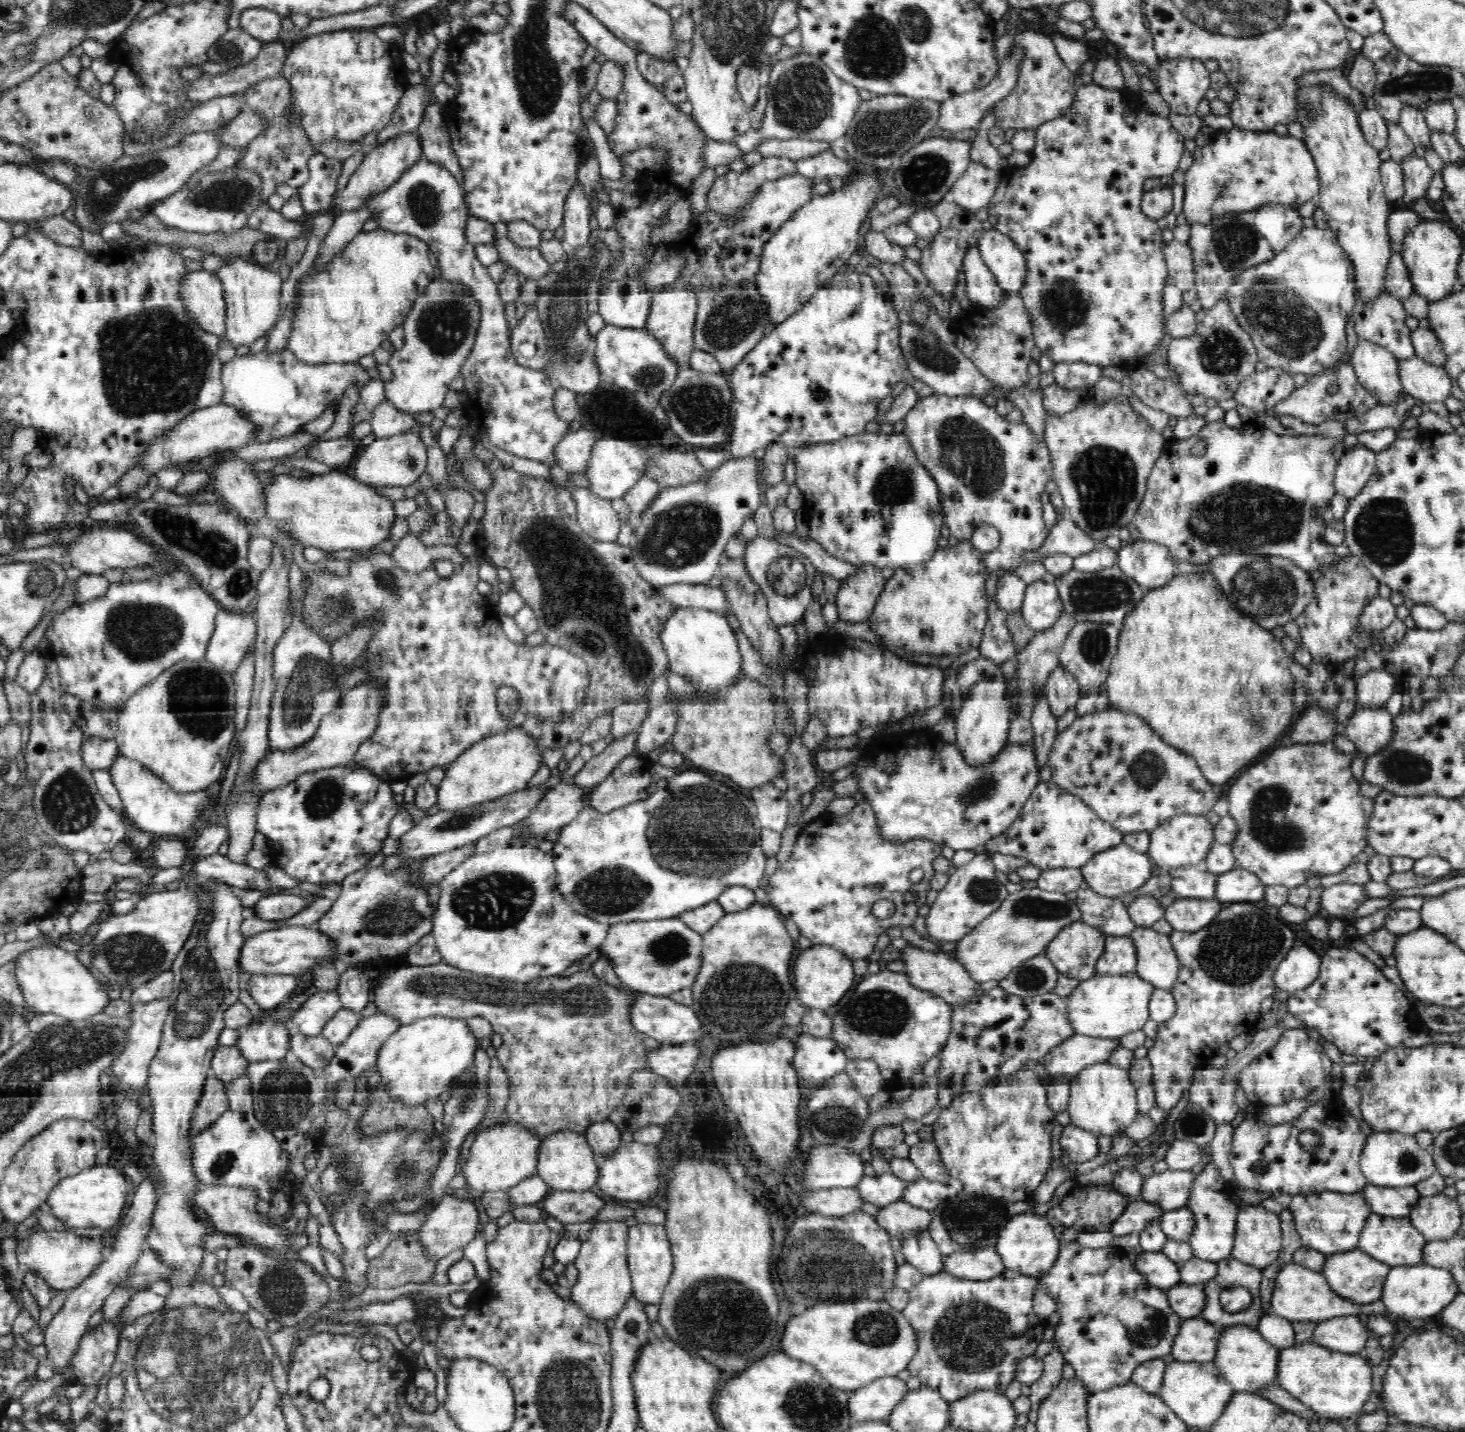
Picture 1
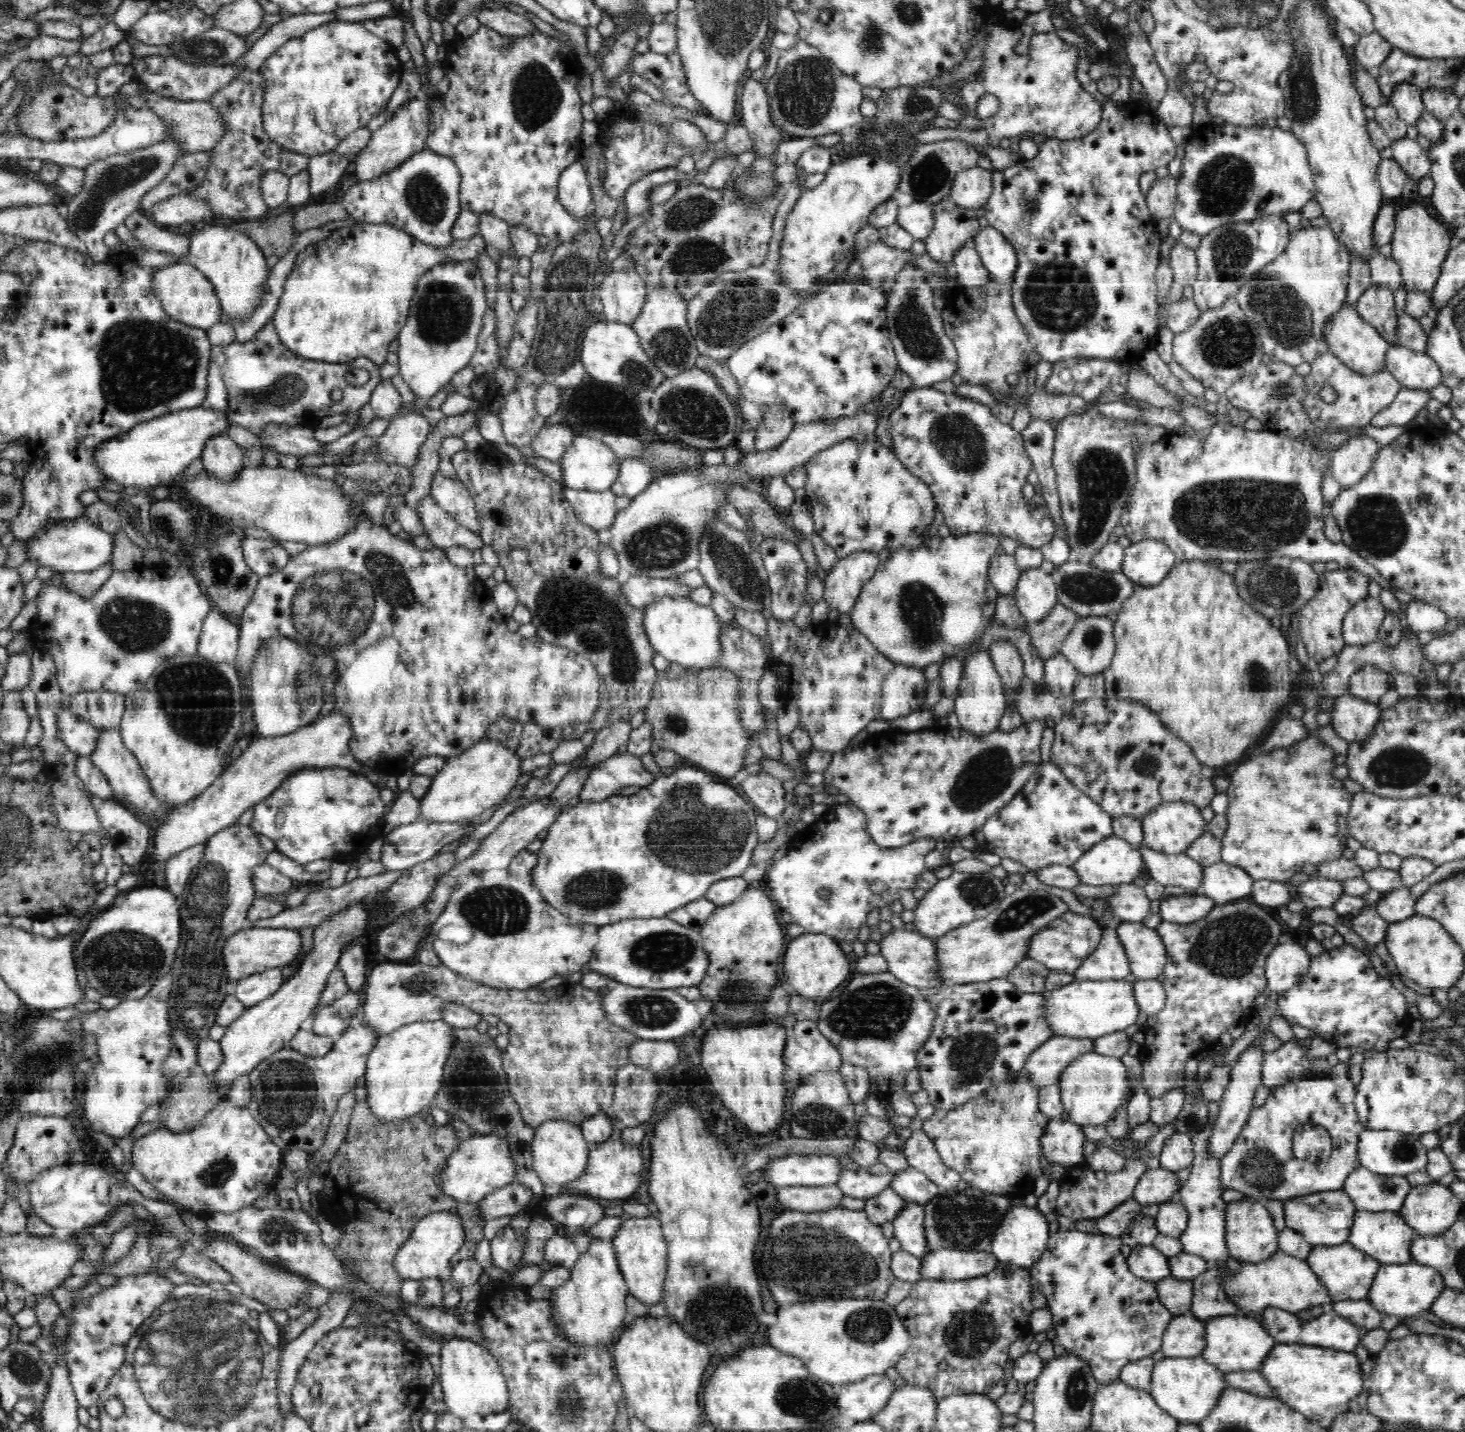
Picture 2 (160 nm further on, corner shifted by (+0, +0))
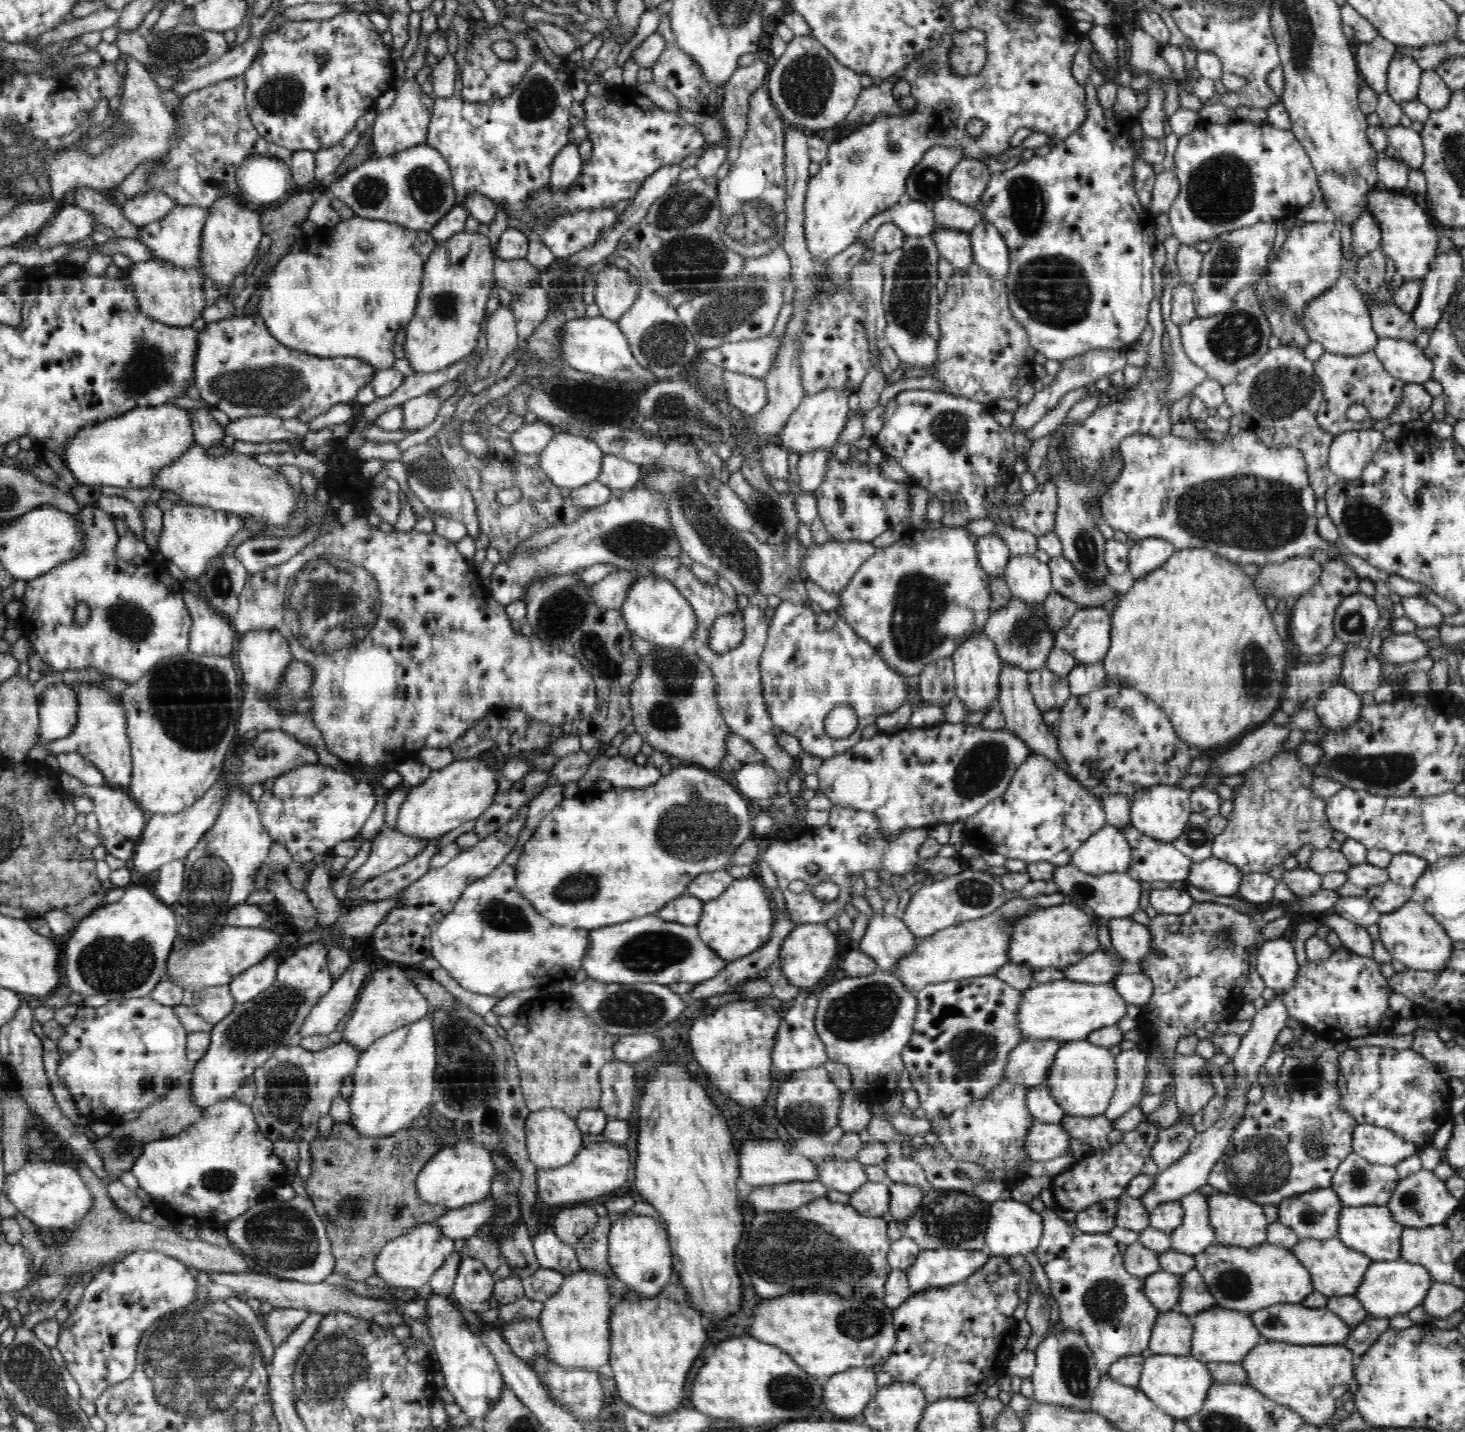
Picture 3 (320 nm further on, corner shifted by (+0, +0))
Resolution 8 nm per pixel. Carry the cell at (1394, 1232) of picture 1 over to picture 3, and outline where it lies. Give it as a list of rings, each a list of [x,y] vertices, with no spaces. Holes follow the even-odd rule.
[[[1388,1206],[1344,1207],[1338,1238],[1351,1250],[1362,1252],[1372,1261],[1401,1259],[1401,1239],[1405,1227],[1398,1224]]]

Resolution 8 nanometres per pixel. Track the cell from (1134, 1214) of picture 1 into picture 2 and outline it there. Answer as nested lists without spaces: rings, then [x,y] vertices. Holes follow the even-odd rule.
[[[1133,1199],[1120,1204],[1110,1215],[1094,1220],[1098,1233],[1113,1237],[1120,1237],[1122,1234],[1128,1233],[1142,1208],[1143,1205]]]

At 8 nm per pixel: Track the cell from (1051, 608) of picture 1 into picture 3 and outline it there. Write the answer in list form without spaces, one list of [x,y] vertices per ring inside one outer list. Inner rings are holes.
[[[1010,555],[1003,570],[1003,579],[1007,582],[1014,597],[1026,601],[1026,603],[1042,603],[1047,594],[1053,590],[1051,585],[1051,570],[1049,566],[1032,555],[1014,556]]]

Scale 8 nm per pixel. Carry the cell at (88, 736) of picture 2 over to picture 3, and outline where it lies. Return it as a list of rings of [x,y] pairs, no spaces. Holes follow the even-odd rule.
[[[54,683],[41,694],[39,707],[39,741],[48,744],[70,736],[78,723],[78,703],[73,687]]]

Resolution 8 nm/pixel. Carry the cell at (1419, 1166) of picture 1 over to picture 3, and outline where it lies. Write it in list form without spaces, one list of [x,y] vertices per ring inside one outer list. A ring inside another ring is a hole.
[[[1366,1123],[1355,1128],[1353,1152],[1370,1163],[1394,1167],[1420,1151],[1414,1141],[1404,1140],[1389,1128]]]

